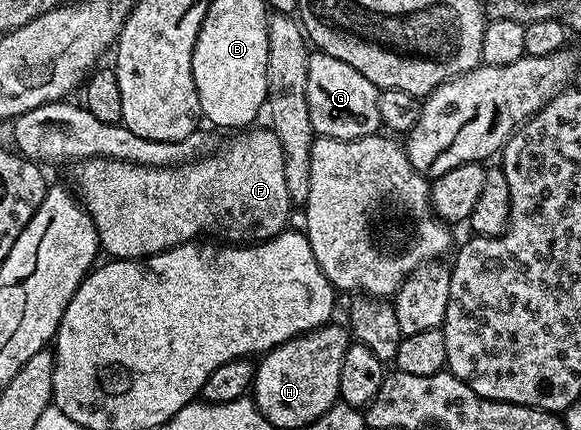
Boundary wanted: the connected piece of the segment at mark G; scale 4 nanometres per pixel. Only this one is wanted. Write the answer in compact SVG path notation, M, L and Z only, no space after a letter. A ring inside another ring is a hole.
M314 52L309 57L307 102L315 135L352 140L379 133L382 126L379 89L372 84L372 80L368 80L368 76L363 76L361 72L356 72L356 68L344 64L344 60L336 60L336 56Z

